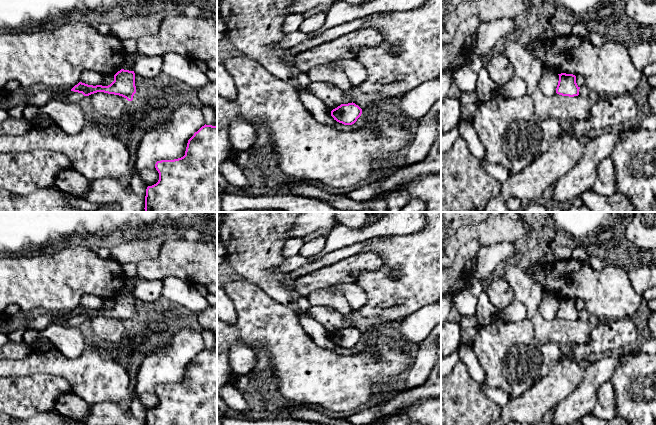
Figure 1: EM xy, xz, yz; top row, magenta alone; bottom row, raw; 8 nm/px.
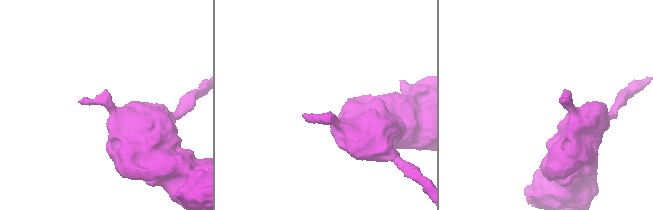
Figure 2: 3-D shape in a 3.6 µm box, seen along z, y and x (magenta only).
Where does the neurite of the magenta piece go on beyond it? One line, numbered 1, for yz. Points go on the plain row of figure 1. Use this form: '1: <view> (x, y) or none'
1: none

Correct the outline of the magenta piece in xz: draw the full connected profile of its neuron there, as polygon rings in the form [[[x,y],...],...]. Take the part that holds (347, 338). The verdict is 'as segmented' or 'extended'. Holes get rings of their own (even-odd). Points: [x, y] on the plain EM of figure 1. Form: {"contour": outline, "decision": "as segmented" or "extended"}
{"contour": [[[355,327],[341,328],[331,335],[331,340],[339,347],[352,349],[361,340],[362,333]]], "decision": "as segmented"}

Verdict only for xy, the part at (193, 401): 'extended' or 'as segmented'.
as segmented

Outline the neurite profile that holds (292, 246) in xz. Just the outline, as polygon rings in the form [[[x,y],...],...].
[[[288,238],[282,247],[282,256],[284,258],[295,256],[299,253],[305,243],[306,242],[302,238]]]

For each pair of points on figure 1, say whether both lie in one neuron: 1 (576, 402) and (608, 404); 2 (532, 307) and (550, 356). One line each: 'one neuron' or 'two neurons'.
1: two neurons
2: two neurons

